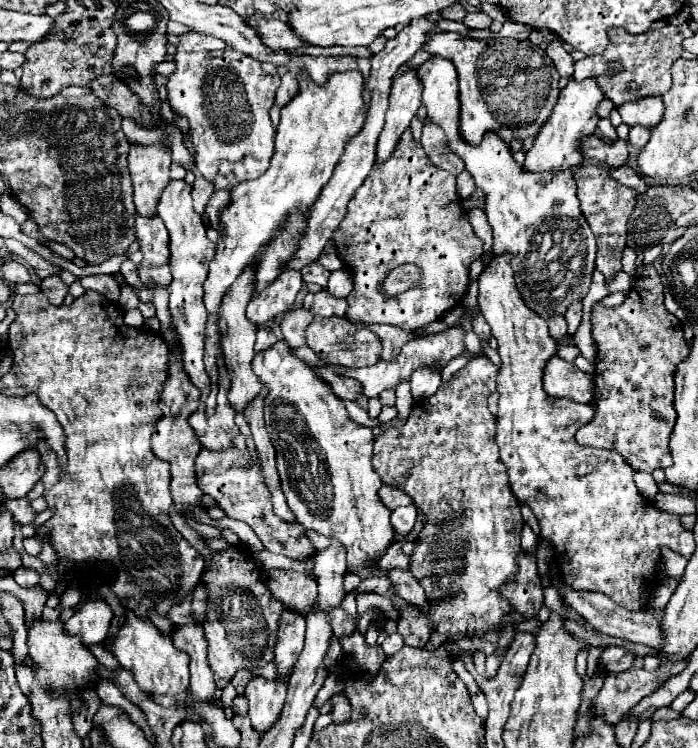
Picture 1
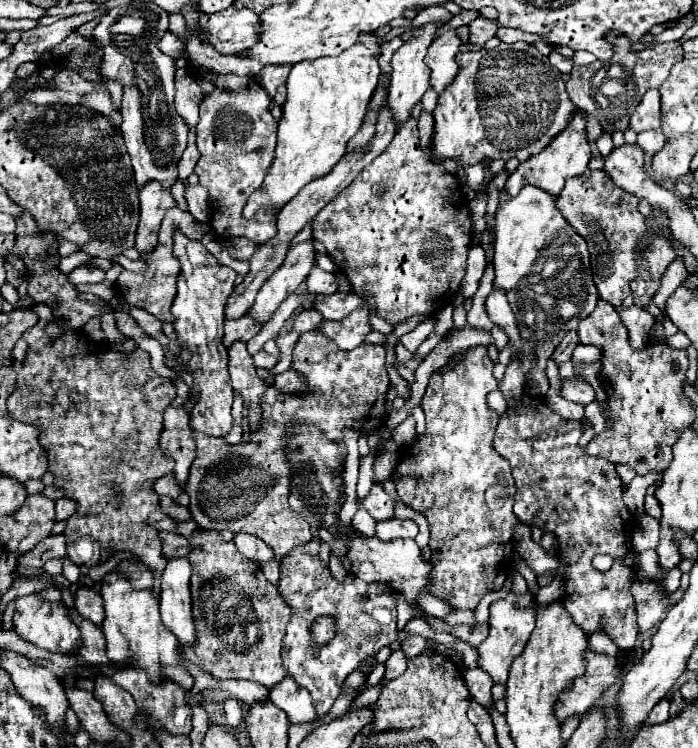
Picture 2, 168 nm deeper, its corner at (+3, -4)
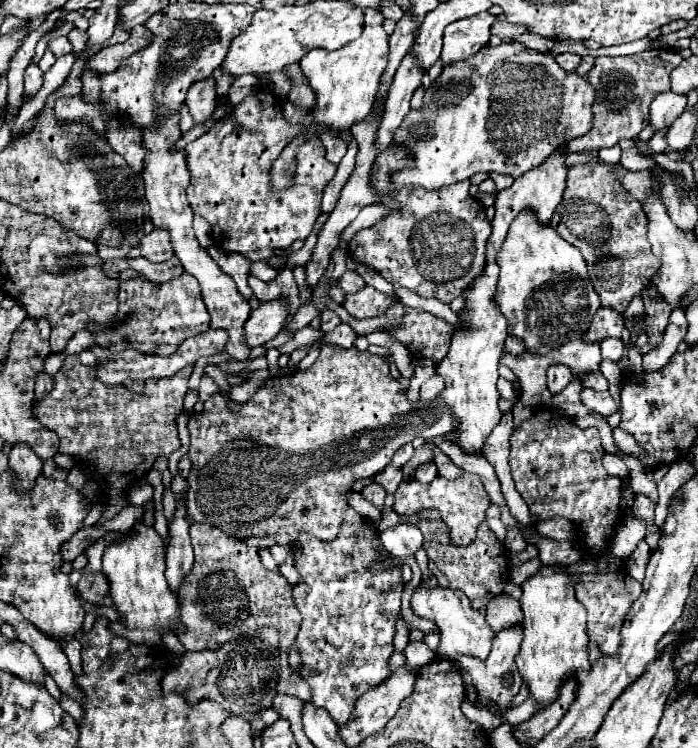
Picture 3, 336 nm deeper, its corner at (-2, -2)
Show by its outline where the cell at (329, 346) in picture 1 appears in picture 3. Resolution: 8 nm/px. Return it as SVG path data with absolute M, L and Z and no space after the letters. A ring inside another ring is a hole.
M323 344L321 346L321 354L317 358L317 362L303 370L303 372L295 372L295 374L285 374L285 376L275 376L275 380L269 380L265 384L261 384L261 388L245 402L241 404L241 410L237 414L231 414L227 408L227 398L221 394L213 394L205 404L203 404L203 412L201 414L193 414L189 418L189 432L191 432L191 448L189 448L189 458L193 462L193 468L187 476L189 482L189 490L187 490L187 512L195 522L205 522L205 524L213 524L219 526L225 534L235 534L237 538L241 538L237 534L237 530L253 530L251 536L259 536L259 538L273 538L277 544L289 546L297 540L299 534L309 532L313 536L319 536L323 540L331 540L337 536L339 526L343 522L343 514L349 508L347 504L347 490L353 486L355 480L367 480L373 478L375 474L379 474L393 458L395 450L399 450L403 444L411 442L413 438L419 436L419 430L425 426L433 426L435 422L443 420L447 414L451 414L447 410L447 404L441 398L435 398L431 402L419 400L419 402L409 402L405 396L403 386L399 384L399 380L395 380L391 376L389 364L381 358L381 356L373 356L367 350L361 352L357 348L351 350L343 350L341 346L335 344Z

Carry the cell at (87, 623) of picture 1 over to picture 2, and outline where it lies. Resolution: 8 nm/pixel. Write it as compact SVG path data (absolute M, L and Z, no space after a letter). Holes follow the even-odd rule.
M78 588L76 596L74 596L74 608L82 618L94 622L96 626L100 626L104 620L102 596L92 588Z

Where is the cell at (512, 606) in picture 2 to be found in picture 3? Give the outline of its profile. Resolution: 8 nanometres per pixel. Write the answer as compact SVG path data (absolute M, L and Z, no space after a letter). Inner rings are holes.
M519 626L509 628L509 630L501 630L501 632L497 632L495 642L493 642L493 650L485 662L479 658L473 658L473 656L461 656L457 660L459 670L469 672L473 678L473 688L477 692L477 704L475 704L477 708L489 708L491 704L499 710L511 708L511 702L523 684L523 678L519 676L519 670L515 666L515 656L519 654L521 640L523 640L523 630Z

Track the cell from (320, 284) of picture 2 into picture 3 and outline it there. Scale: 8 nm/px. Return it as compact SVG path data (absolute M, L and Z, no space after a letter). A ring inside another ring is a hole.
M345 272L345 274L339 278L339 286L341 286L347 294L355 294L355 292L359 292L359 290L365 286L365 282L363 282L363 278L361 278L357 272Z

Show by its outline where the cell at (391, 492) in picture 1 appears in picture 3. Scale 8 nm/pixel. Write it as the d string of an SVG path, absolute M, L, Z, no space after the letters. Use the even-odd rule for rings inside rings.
M369 482L369 484L365 484L365 486L363 486L361 494L363 494L363 498L365 498L367 502L371 502L373 506L383 508L383 500L385 500L385 488L383 488L381 484L377 484L377 482Z

